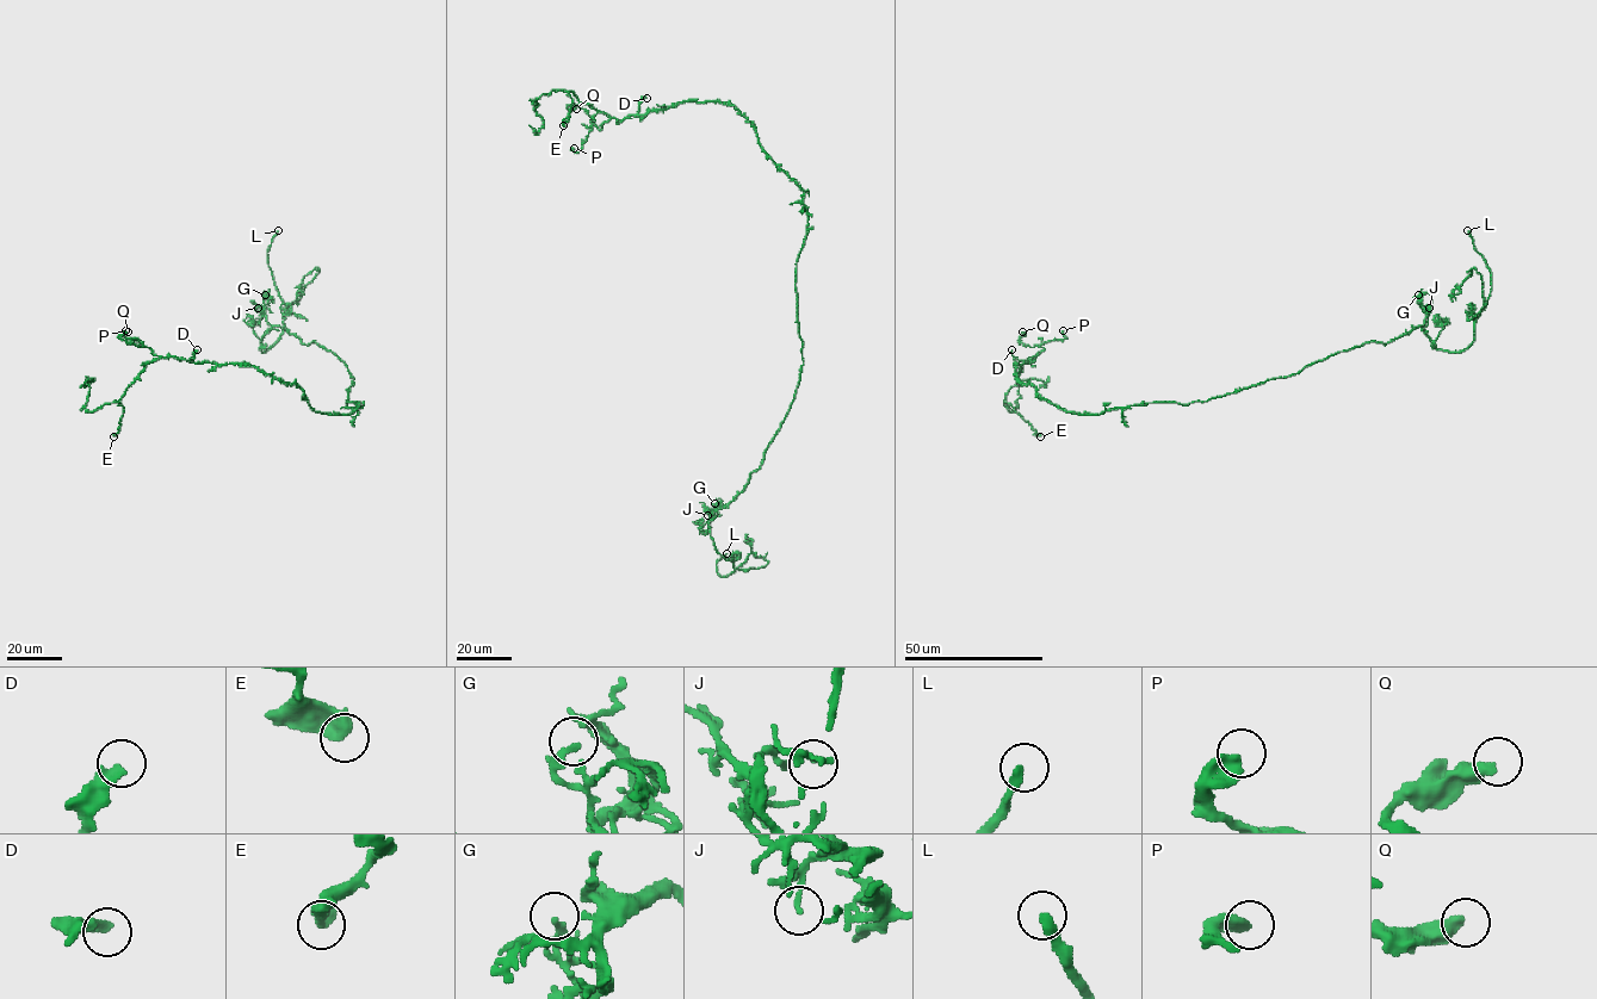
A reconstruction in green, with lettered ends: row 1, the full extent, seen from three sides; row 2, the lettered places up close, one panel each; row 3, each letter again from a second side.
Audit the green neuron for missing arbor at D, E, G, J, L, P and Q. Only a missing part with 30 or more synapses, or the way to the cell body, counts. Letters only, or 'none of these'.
L

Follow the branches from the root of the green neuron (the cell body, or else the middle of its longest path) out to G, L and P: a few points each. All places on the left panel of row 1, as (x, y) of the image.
G: (347, 403), (354, 378), (345, 364), (315, 341), (303, 345), (285, 328), (272, 327), (265, 295)
L: (347, 403), (354, 378), (315, 341), (273, 327), (260, 349), (284, 328), (286, 306), (267, 254), (278, 230)
P: (347, 403), (359, 405), (348, 414), (316, 411), (296, 385), (246, 363), (160, 358), (124, 337), (125, 330)

